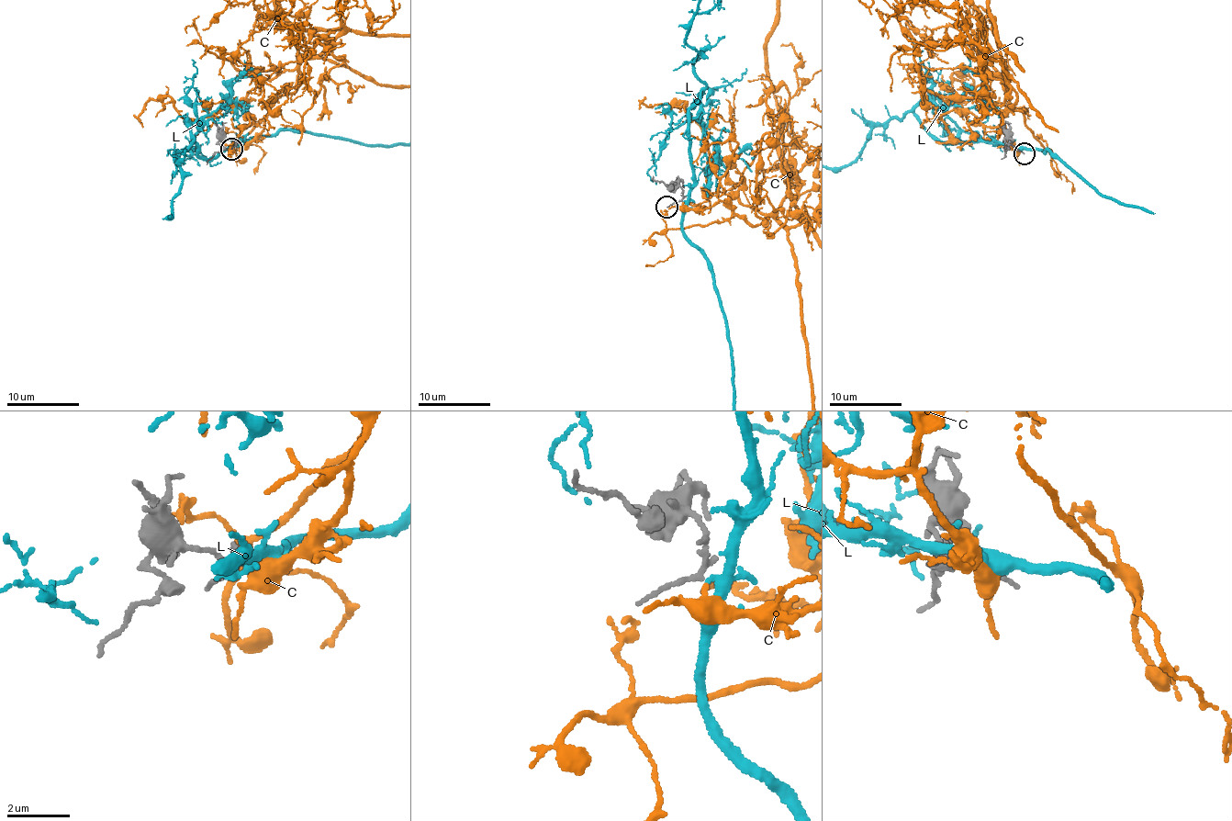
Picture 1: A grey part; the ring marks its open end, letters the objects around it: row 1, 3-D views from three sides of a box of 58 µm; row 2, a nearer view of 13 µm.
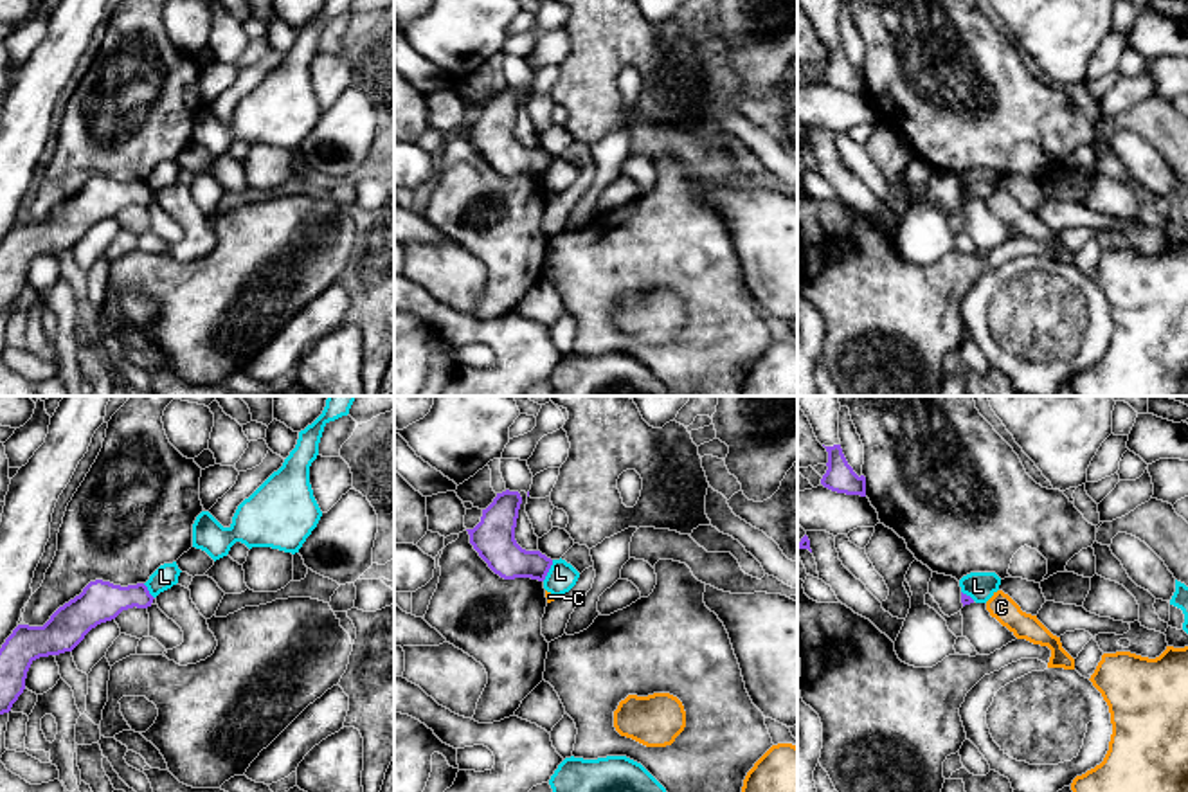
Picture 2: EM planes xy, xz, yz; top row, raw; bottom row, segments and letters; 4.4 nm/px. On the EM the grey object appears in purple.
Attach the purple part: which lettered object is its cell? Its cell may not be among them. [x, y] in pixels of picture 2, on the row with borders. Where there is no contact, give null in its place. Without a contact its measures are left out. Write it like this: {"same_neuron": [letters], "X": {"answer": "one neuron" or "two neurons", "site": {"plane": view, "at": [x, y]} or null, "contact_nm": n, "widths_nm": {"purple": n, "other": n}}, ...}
{"same_neuron": [], "C": {"answer": "two neurons", "site": null}, "L": {"answer": "two neurons", "site": {"plane": "xz", "at": [548, 571]}, "contact_nm": 110, "widths_nm": {"purple": 170, "other": 140}}}

